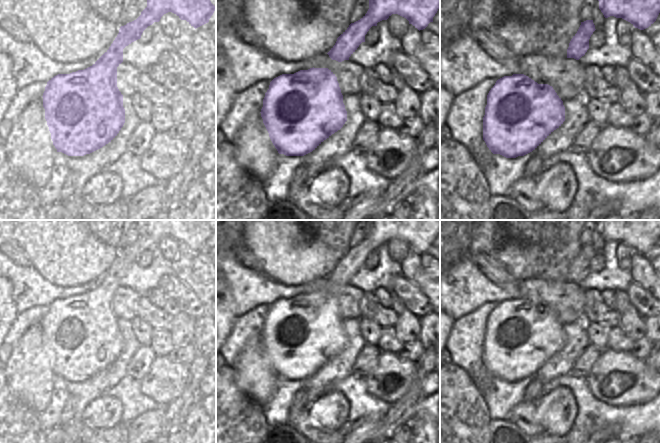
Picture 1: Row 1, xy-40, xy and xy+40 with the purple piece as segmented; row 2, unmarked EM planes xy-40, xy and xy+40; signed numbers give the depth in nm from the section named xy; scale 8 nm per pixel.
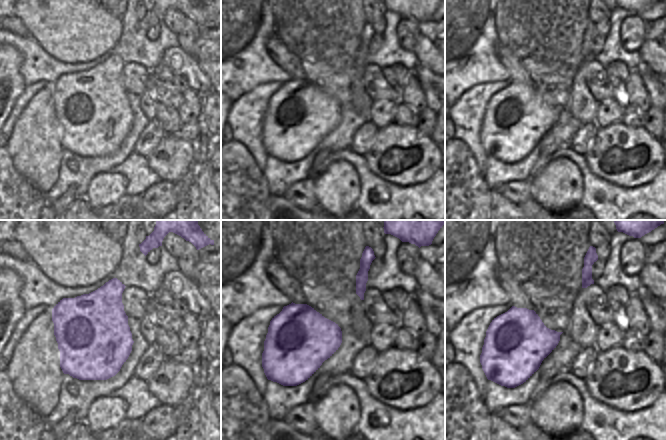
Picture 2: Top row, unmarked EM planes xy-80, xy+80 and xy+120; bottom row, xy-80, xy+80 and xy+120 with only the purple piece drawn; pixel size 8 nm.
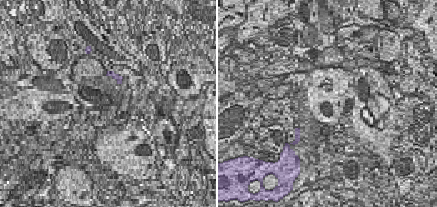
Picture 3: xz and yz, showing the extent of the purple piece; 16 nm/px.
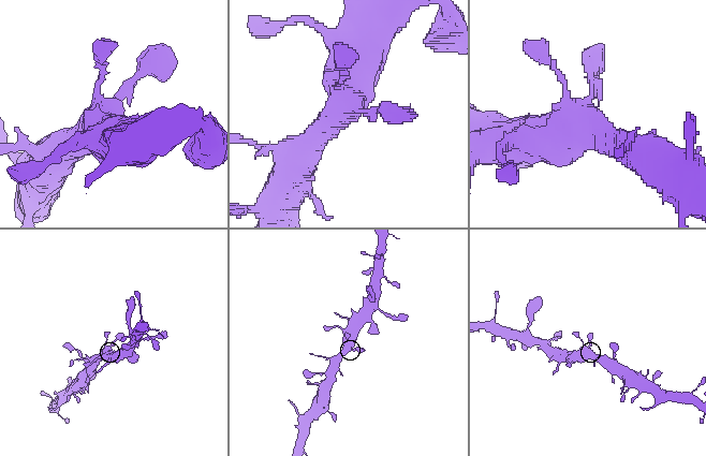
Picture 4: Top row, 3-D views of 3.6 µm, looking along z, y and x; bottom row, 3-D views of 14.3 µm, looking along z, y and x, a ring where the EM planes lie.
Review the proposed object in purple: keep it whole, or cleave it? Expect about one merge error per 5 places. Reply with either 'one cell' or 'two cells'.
one cell

